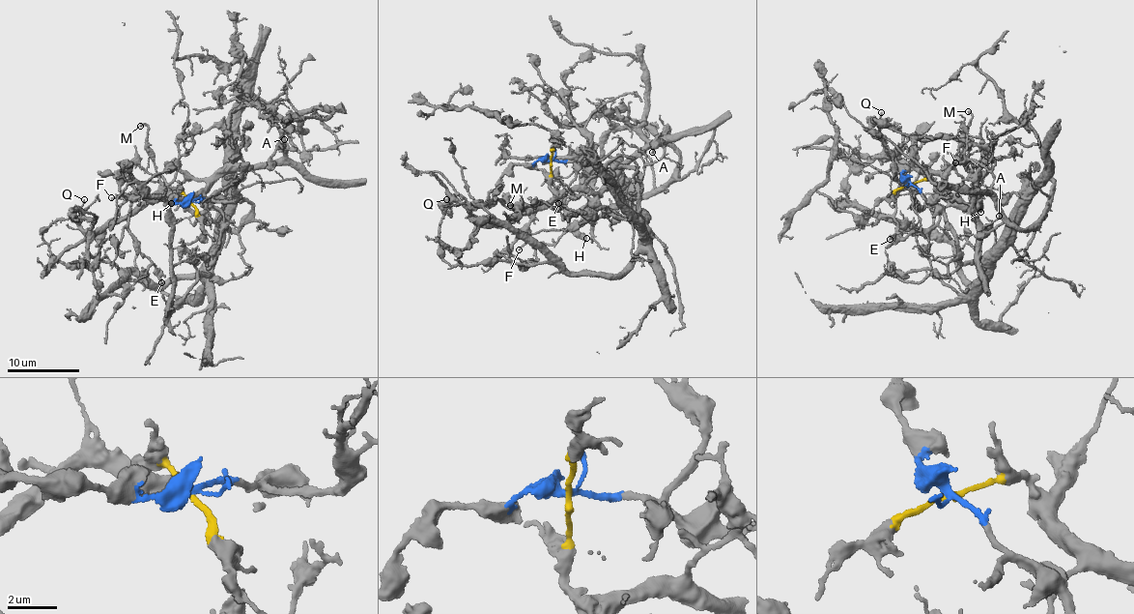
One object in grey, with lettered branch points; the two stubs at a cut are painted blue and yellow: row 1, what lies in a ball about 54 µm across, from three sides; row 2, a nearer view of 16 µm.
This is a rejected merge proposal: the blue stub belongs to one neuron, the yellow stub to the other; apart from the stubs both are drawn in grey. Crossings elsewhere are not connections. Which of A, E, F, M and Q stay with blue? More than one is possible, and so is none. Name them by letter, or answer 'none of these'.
none of these

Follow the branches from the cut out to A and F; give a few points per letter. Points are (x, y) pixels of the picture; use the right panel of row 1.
A: (908, 185), (930, 178), (949, 200), (978, 210), (978, 220), (983, 225), (1000, 216)
F: (908, 185), (930, 178), (939, 182), (946, 167), (953, 169), (954, 162)

